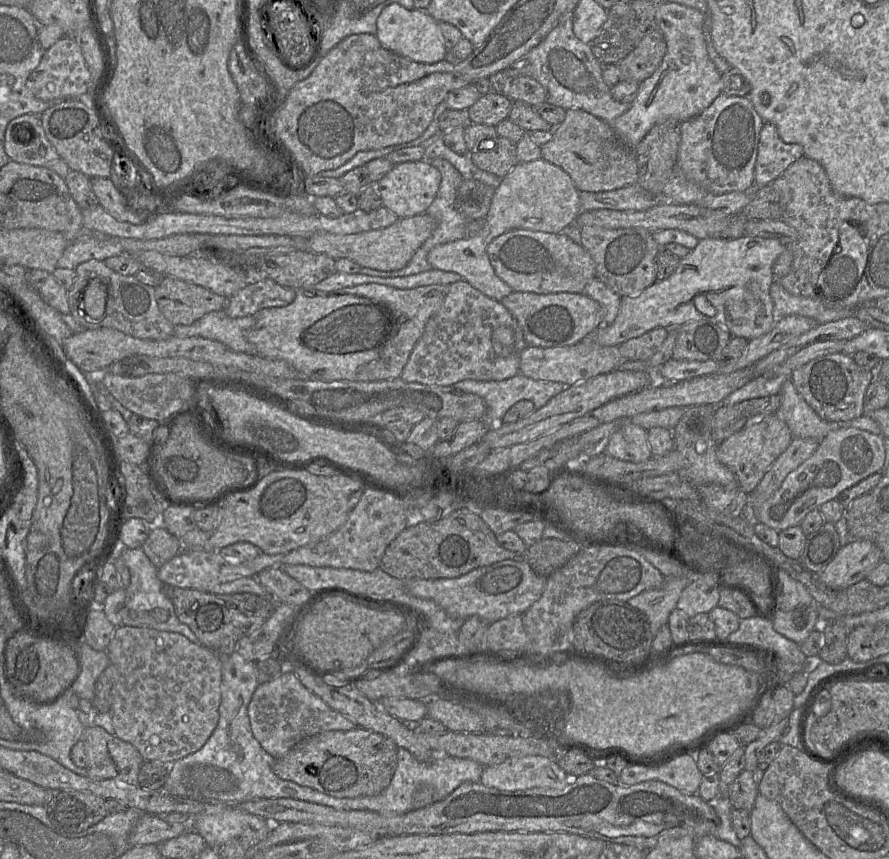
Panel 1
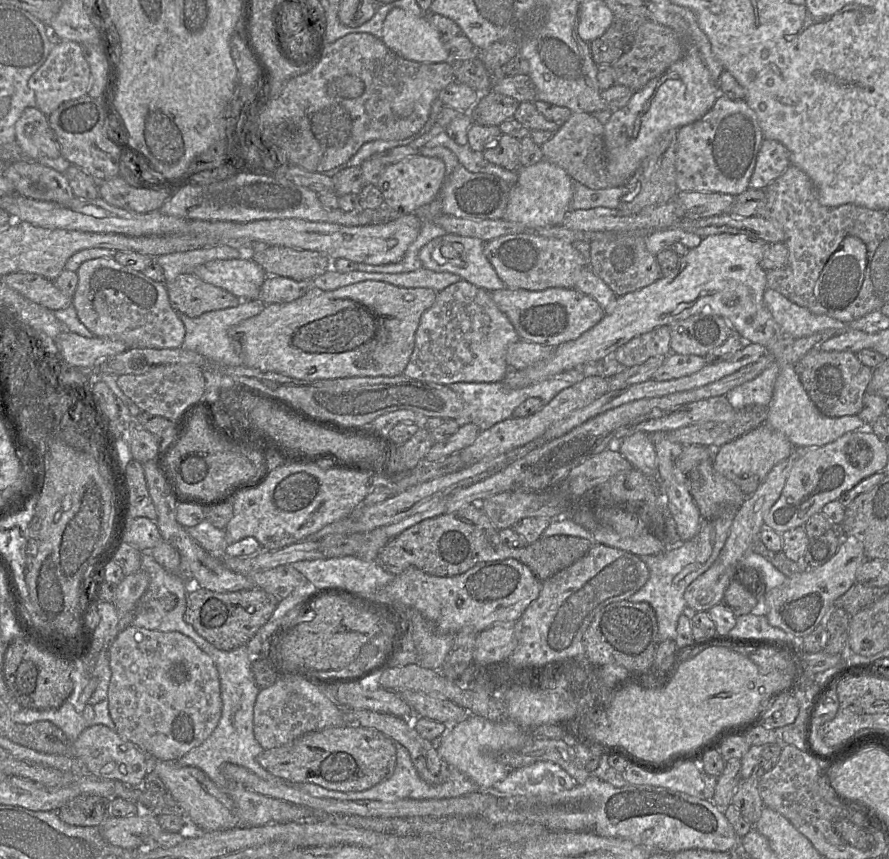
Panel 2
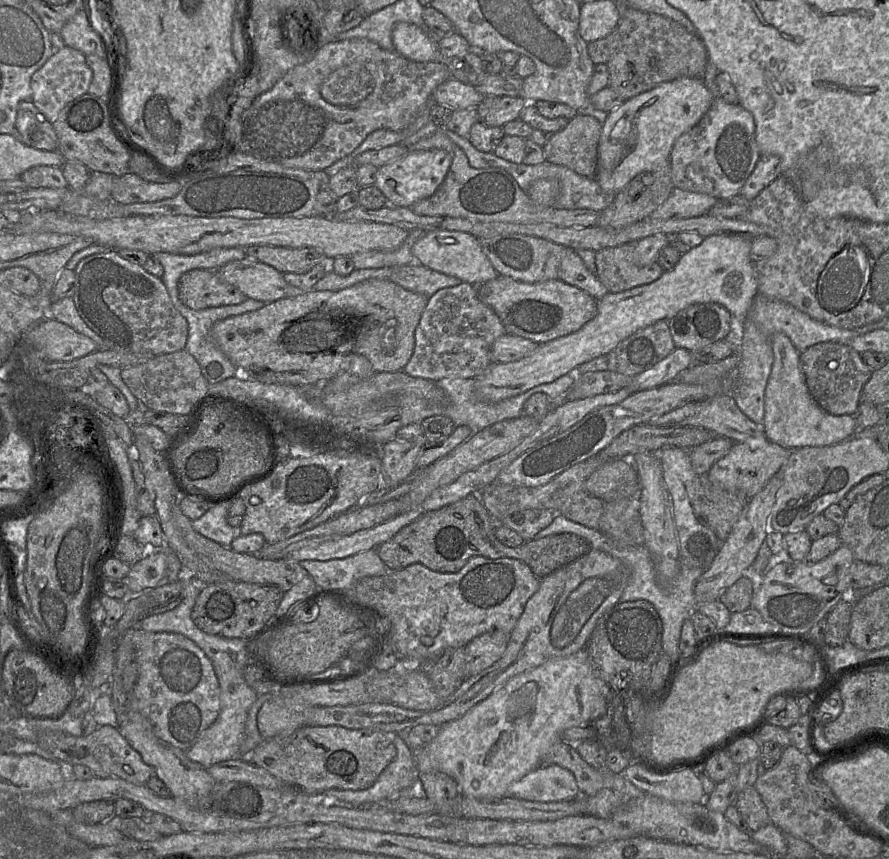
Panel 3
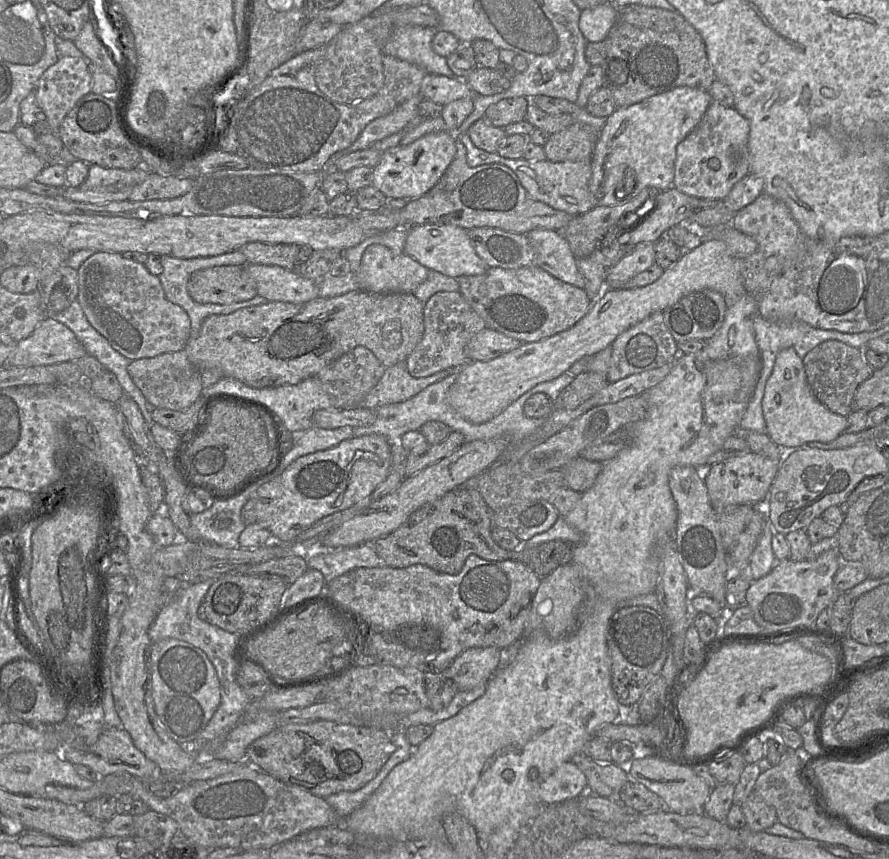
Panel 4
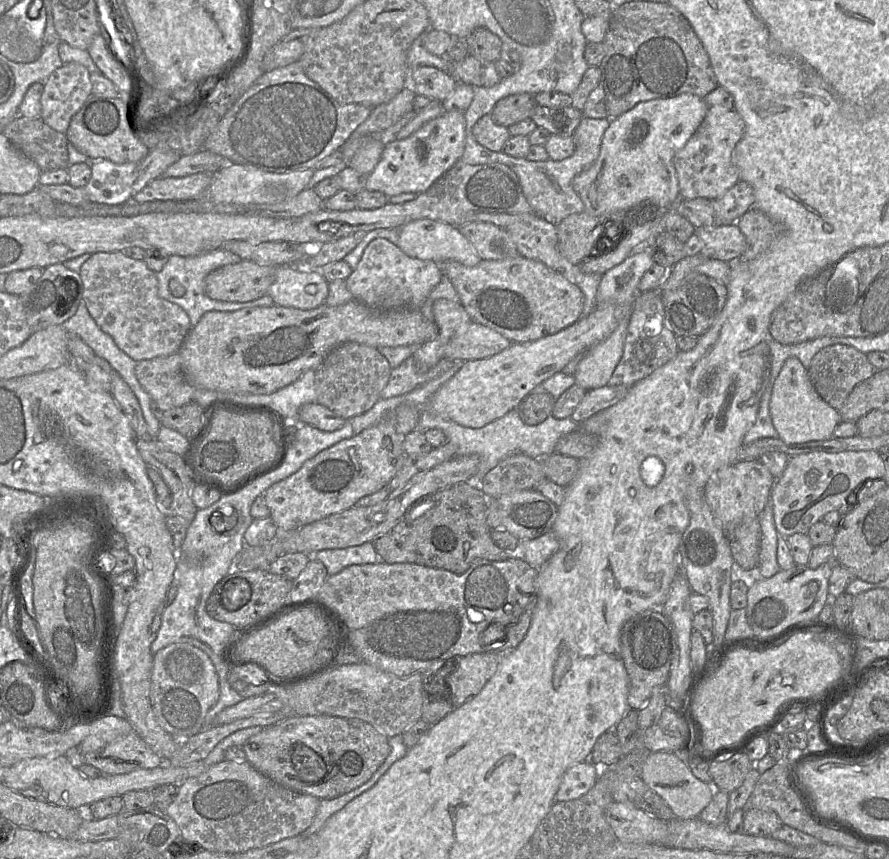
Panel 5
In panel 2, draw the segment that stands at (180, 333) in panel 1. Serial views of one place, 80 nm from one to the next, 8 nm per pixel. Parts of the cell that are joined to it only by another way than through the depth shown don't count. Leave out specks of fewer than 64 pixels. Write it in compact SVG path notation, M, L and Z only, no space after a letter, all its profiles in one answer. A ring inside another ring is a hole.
M253 299L250 301L241 301L236 307L209 311L195 318L178 312L178 317L185 326L185 337L181 347L204 356L210 361L210 364L241 366L242 360L233 348L233 344L229 338L229 329L248 318L258 315L265 309L265 306L259 299Z

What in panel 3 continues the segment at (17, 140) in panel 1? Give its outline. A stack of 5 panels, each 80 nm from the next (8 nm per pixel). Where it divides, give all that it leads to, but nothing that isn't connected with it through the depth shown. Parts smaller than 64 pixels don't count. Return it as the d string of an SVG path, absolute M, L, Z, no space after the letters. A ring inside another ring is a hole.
M32 100L20 102L15 122L20 140L33 148L56 151L59 140L51 122L37 109Z

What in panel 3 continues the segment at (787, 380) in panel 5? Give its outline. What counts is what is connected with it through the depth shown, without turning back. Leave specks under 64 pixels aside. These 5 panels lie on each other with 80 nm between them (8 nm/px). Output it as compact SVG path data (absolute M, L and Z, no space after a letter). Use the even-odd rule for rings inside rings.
M783 333L770 338L774 361L767 381L762 429L767 439L786 449L824 447L843 442L855 432L851 415L832 415L825 412L811 397L800 368L799 355L790 339Z

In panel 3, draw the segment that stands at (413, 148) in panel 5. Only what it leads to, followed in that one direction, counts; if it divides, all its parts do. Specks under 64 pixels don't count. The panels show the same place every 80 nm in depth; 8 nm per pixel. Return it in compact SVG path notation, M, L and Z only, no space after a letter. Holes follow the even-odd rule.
M440 149L409 152L396 161L378 168L374 186L384 194L389 205L411 208L437 191L447 175L452 160L452 154Z

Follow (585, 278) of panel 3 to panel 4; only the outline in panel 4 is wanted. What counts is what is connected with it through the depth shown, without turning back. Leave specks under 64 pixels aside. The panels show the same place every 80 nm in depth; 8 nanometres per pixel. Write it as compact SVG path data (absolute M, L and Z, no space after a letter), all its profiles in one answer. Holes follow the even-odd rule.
M535 229L526 233L535 252L535 263L553 277L584 289L585 279L561 231Z

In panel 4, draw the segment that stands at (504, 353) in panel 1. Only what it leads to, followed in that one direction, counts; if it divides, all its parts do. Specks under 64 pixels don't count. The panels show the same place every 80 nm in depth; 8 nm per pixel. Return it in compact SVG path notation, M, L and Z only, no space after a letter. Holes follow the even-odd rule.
M459 291L438 292L424 304L424 334L407 357L407 369L416 378L431 376L446 369L459 369L469 362L465 347L471 338L486 327Z

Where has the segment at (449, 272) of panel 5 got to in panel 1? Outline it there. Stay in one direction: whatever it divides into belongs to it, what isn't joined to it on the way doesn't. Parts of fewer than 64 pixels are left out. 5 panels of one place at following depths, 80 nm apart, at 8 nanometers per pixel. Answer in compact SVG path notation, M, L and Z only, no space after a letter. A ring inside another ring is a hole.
M513 291L500 302L516 319L527 345L541 348L573 346L601 327L605 316L604 308L582 293L536 294Z

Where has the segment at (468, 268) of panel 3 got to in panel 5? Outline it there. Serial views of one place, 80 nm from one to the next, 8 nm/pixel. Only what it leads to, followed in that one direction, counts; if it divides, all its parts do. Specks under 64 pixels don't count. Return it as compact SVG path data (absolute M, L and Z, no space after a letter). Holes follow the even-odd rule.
M430 219L415 220L402 226L399 229L398 246L409 257L432 260L438 264L445 261L457 261L473 267L481 261L473 246L457 227Z

